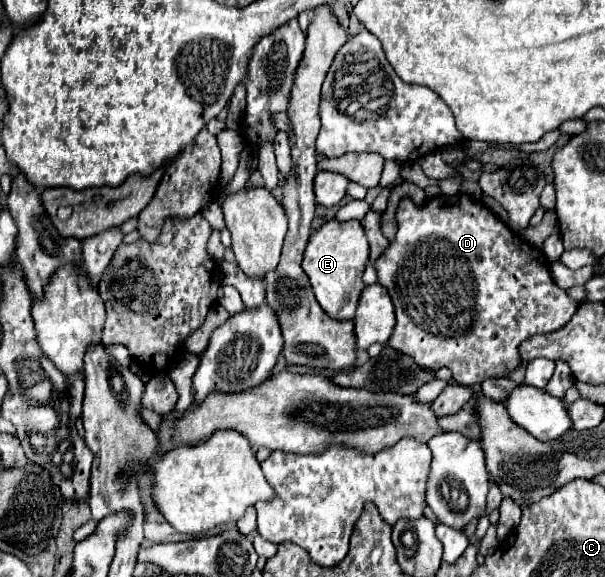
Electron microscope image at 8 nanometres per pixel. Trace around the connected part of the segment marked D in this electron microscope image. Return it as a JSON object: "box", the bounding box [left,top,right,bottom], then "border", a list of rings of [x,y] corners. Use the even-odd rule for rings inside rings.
{"box":[373,192,579,386],"border":[[[459,192],[459,194],[453,194],[453,196],[439,194],[439,196],[429,198],[421,206],[415,206],[413,200],[403,198],[399,202],[399,206],[397,206],[397,234],[389,242],[385,252],[373,262],[373,266],[377,270],[377,282],[387,288],[387,292],[389,292],[389,296],[393,300],[393,306],[395,306],[397,322],[395,322],[395,332],[391,334],[391,340],[387,342],[387,346],[395,348],[397,352],[403,352],[403,354],[411,356],[415,360],[415,364],[419,364],[419,368],[427,368],[427,370],[439,370],[443,366],[449,368],[451,374],[453,374],[453,380],[457,384],[463,384],[463,386],[479,384],[481,380],[487,380],[491,376],[507,376],[507,374],[511,374],[521,364],[519,344],[529,336],[559,330],[561,326],[565,326],[573,318],[573,314],[577,312],[577,306],[579,306],[575,300],[571,300],[567,296],[567,292],[563,288],[559,288],[553,282],[551,272],[549,272],[547,256],[539,248],[535,248],[533,244],[529,244],[527,240],[523,240],[521,236],[511,232],[511,228],[507,228],[481,200],[469,196],[467,192]]]}

